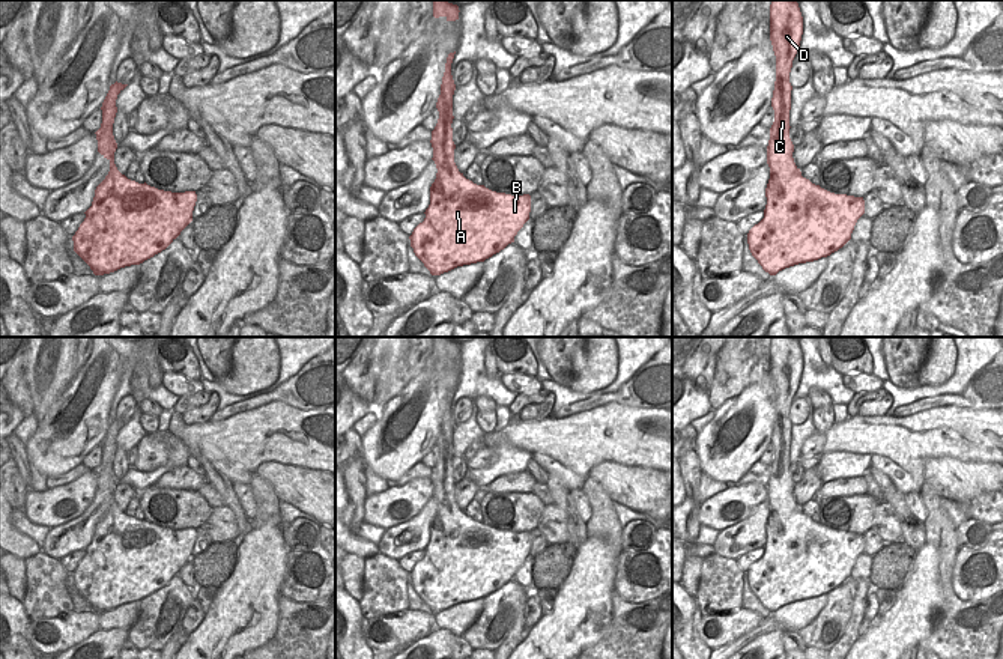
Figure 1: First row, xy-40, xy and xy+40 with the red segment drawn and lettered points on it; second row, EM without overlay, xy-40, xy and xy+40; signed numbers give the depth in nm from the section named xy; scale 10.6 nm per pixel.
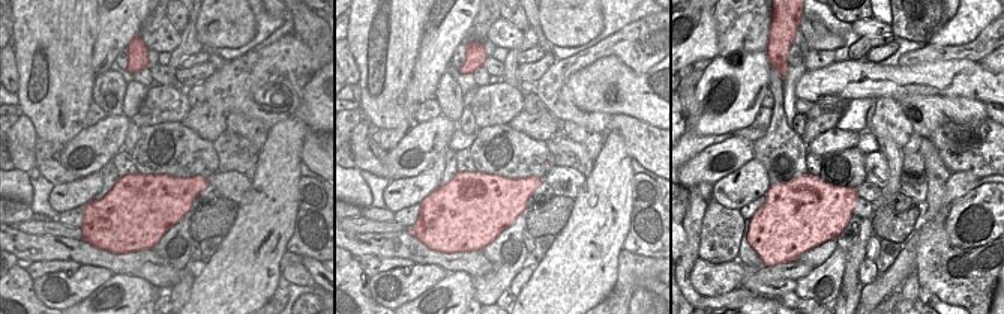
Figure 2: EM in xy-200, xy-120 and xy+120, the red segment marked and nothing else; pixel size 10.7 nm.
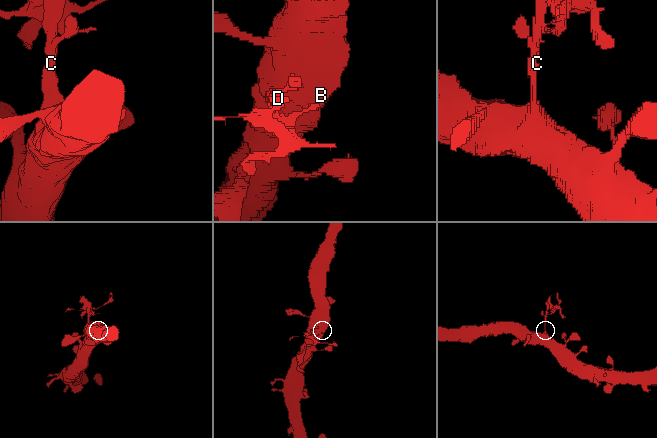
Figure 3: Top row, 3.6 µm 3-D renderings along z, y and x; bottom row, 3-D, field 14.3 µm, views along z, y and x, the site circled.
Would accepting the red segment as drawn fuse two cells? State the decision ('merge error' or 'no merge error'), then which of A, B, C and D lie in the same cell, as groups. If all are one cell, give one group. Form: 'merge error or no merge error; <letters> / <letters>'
merge error; A B / C D

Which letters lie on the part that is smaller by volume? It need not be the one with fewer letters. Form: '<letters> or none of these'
C, D

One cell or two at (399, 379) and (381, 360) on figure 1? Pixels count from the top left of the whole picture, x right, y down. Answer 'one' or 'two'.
two

